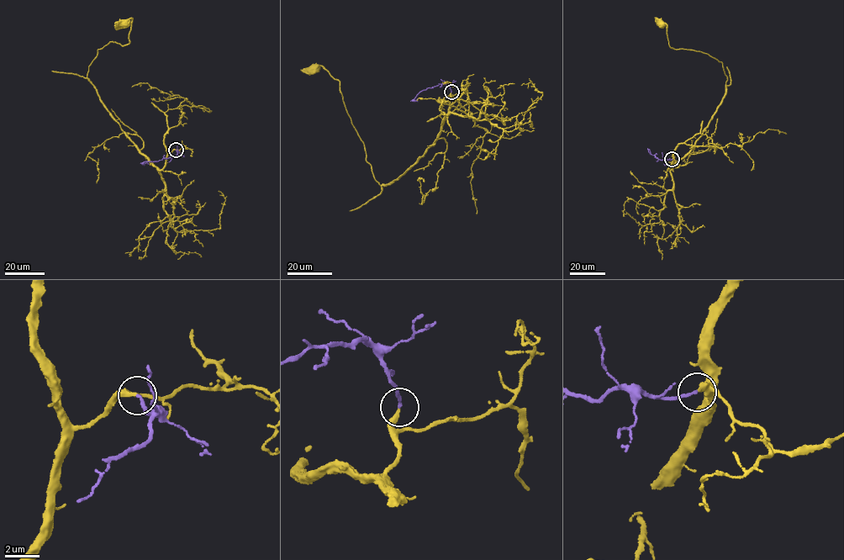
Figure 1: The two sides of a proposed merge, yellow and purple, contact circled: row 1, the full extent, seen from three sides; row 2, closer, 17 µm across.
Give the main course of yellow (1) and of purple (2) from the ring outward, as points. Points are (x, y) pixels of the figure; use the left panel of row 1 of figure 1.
1: (176, 150), (156, 167), (87, 77), (98, 49), (129, 43), (132, 18), (123, 23)
2: (176, 150), (176, 155), (157, 161), (144, 162), (149, 164)

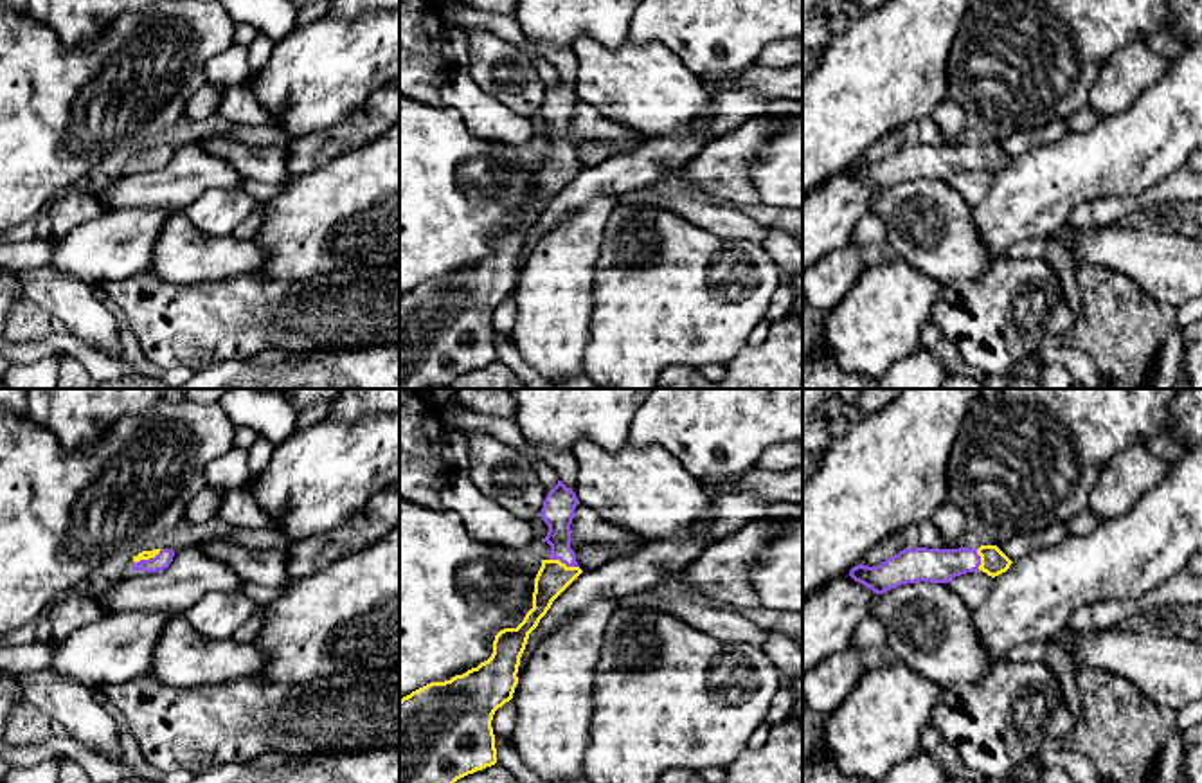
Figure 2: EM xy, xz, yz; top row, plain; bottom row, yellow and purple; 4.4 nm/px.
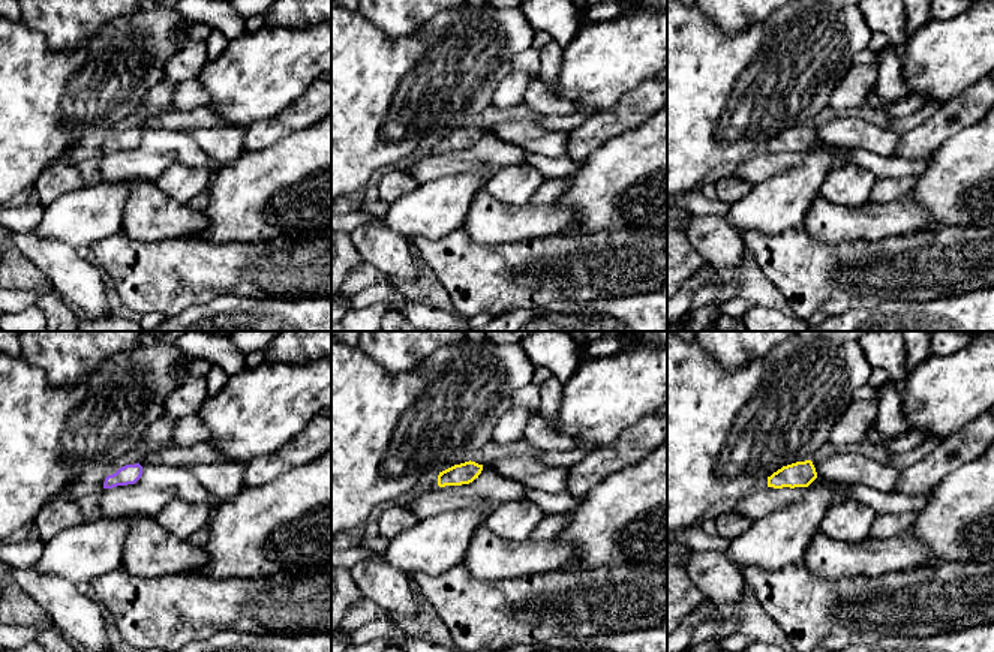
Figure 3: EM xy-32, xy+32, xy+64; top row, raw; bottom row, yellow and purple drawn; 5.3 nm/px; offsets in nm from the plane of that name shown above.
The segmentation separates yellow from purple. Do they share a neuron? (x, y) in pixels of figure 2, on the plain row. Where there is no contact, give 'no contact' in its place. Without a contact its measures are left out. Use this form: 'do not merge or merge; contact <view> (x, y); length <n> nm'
merge; contact xz (564, 161); length 140 nm

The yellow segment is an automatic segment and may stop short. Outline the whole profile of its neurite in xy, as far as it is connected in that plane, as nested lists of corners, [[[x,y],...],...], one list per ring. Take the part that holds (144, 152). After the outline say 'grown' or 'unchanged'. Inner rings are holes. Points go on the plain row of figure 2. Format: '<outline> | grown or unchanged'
[[[153,146],[153,148],[142,148],[137,153],[133,153],[133,167],[144,167],[144,169],[157,169],[169,164],[173,158],[175,148],[173,146]]] | grown

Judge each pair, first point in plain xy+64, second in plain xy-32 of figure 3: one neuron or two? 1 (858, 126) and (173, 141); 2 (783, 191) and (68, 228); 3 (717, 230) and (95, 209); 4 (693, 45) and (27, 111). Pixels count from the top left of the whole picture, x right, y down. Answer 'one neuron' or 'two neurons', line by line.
1: two neurons
2: one neuron
3: two neurons
4: one neuron

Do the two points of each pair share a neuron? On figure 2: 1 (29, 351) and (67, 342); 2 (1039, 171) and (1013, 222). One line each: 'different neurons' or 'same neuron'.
1: same neuron
2: same neuron

